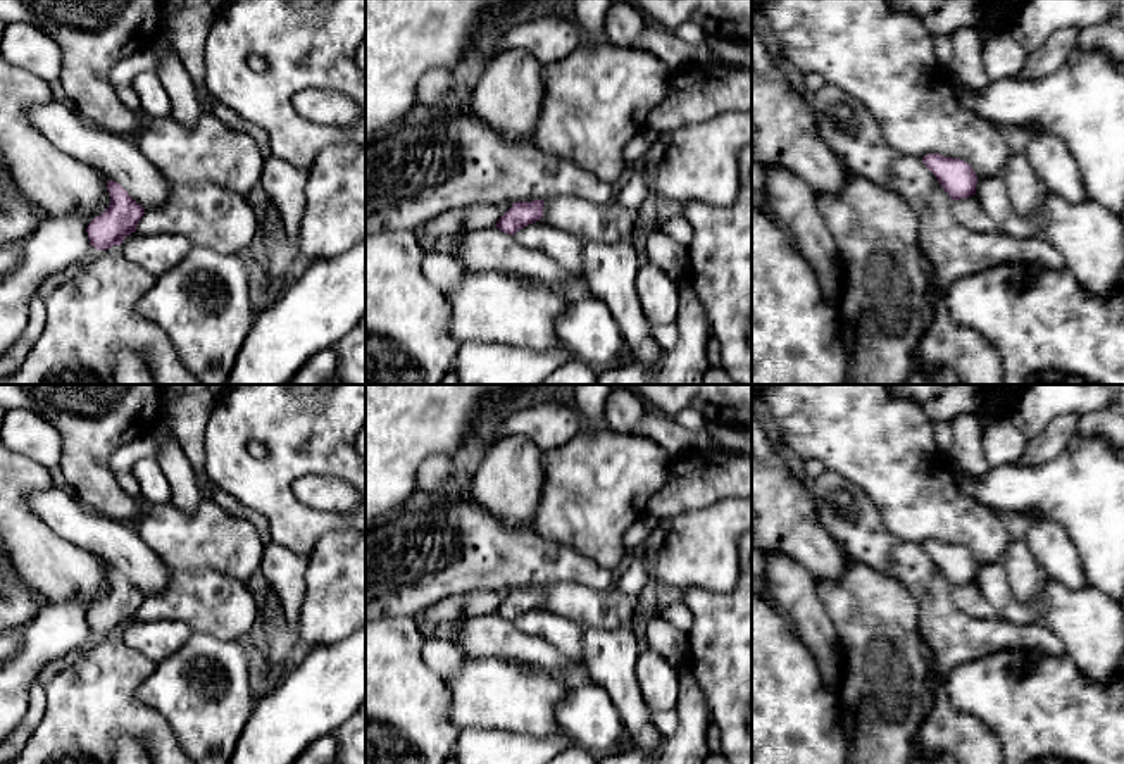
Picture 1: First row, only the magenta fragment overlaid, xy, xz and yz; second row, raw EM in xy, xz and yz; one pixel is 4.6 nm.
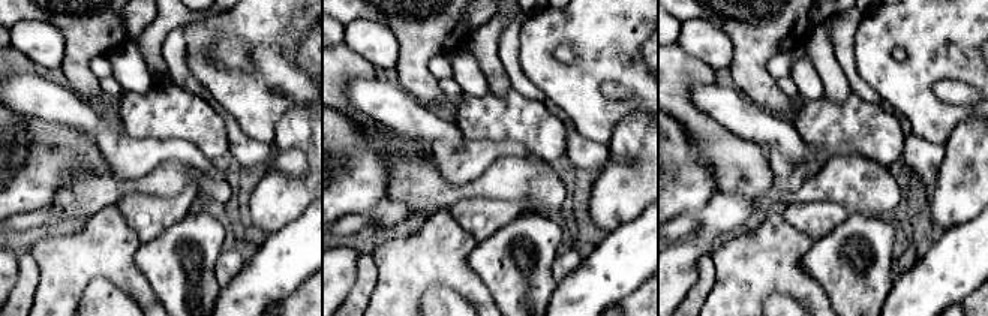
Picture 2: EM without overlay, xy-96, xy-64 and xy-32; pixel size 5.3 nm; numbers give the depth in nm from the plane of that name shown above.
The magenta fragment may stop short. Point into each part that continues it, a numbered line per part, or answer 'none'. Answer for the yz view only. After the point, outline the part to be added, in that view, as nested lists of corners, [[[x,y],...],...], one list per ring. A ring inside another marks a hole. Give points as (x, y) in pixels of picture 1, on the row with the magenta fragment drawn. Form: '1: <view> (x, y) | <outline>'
none

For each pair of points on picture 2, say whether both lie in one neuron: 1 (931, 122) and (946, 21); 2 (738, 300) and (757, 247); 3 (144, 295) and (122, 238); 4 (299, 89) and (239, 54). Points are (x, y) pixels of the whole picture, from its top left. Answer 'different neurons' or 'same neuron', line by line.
1: same neuron
2: same neuron
3: same neuron
4: different neurons

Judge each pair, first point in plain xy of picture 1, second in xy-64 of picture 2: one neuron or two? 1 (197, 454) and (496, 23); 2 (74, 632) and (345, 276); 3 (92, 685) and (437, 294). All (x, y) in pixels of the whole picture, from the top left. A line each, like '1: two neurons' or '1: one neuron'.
1: two neurons
2: one neuron
3: two neurons

